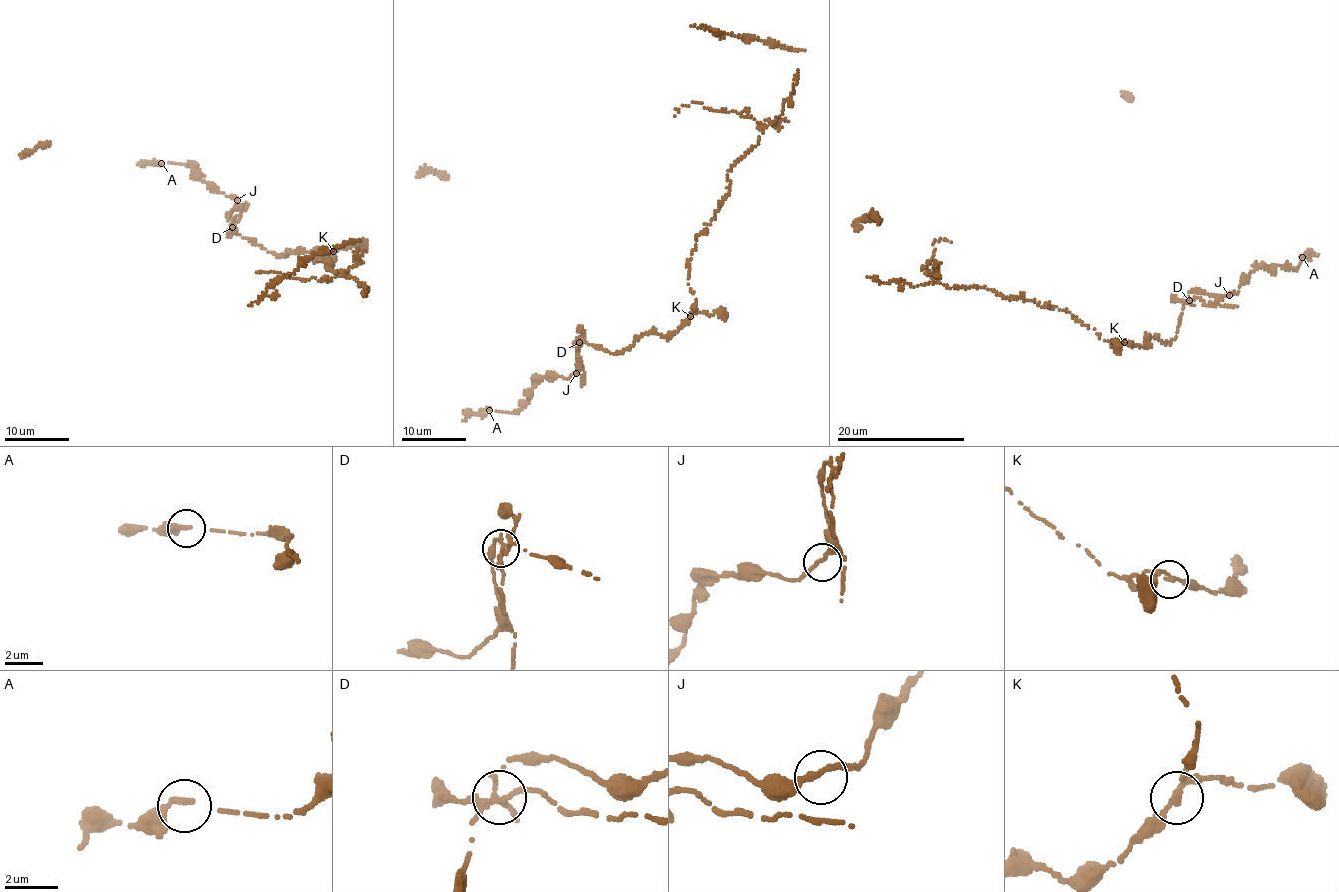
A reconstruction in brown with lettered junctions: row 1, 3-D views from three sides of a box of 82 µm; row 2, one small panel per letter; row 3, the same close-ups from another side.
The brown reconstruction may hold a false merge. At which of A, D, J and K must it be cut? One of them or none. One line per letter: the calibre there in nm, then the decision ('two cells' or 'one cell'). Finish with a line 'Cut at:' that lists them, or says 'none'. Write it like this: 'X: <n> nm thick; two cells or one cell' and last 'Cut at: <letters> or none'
A: 200 nm thick; one cell
D: 240 nm thick; one cell
J: 240 nm thick; one cell
K: 170 nm thick; two cells
Cut at: K

